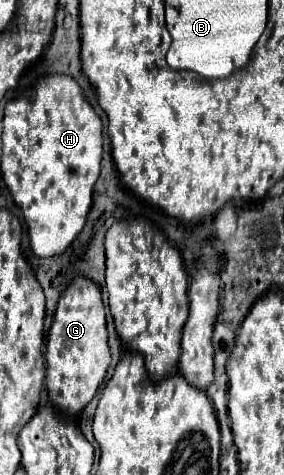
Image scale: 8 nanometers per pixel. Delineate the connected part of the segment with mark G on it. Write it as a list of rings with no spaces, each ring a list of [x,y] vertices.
[[[77,276],[63,290],[63,296],[59,298],[53,324],[47,336],[45,362],[47,362],[45,386],[51,404],[69,418],[77,416],[95,396],[111,362],[101,288],[93,280]]]

